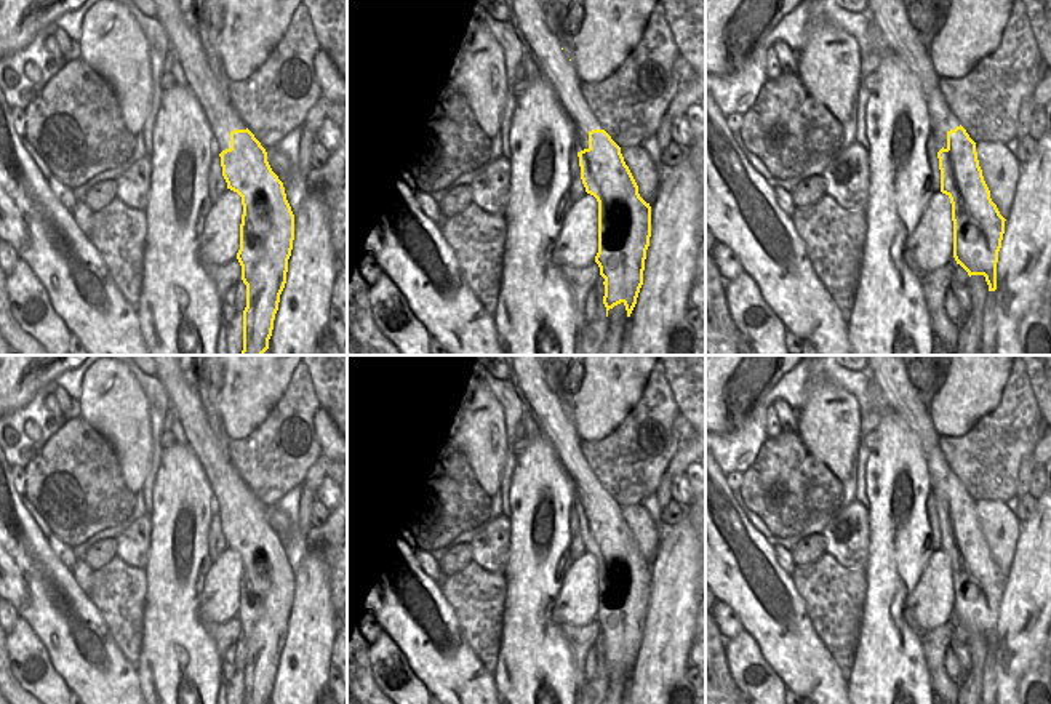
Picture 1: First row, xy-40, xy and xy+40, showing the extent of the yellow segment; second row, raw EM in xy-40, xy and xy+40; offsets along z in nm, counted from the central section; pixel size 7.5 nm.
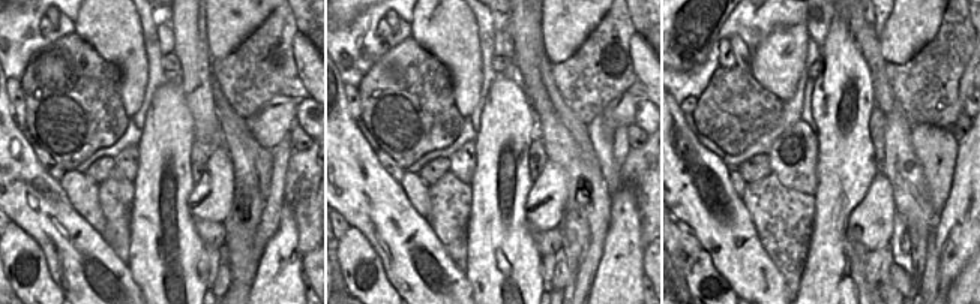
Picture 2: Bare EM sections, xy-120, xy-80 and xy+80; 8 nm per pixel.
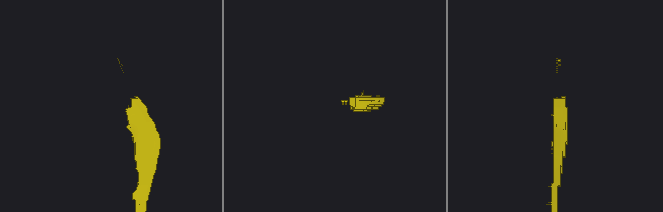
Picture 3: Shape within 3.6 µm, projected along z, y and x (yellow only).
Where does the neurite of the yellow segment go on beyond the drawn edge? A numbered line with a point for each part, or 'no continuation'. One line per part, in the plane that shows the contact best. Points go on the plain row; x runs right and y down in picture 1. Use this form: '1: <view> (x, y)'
1: xy-40 (184, 400)

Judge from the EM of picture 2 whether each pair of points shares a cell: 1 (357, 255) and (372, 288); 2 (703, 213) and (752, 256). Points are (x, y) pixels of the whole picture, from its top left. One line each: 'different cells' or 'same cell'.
1: same cell
2: same cell

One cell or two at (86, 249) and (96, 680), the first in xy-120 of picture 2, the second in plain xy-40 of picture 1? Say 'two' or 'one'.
one

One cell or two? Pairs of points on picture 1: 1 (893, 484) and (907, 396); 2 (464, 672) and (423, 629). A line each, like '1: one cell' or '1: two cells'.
1: two cells
2: one cell

